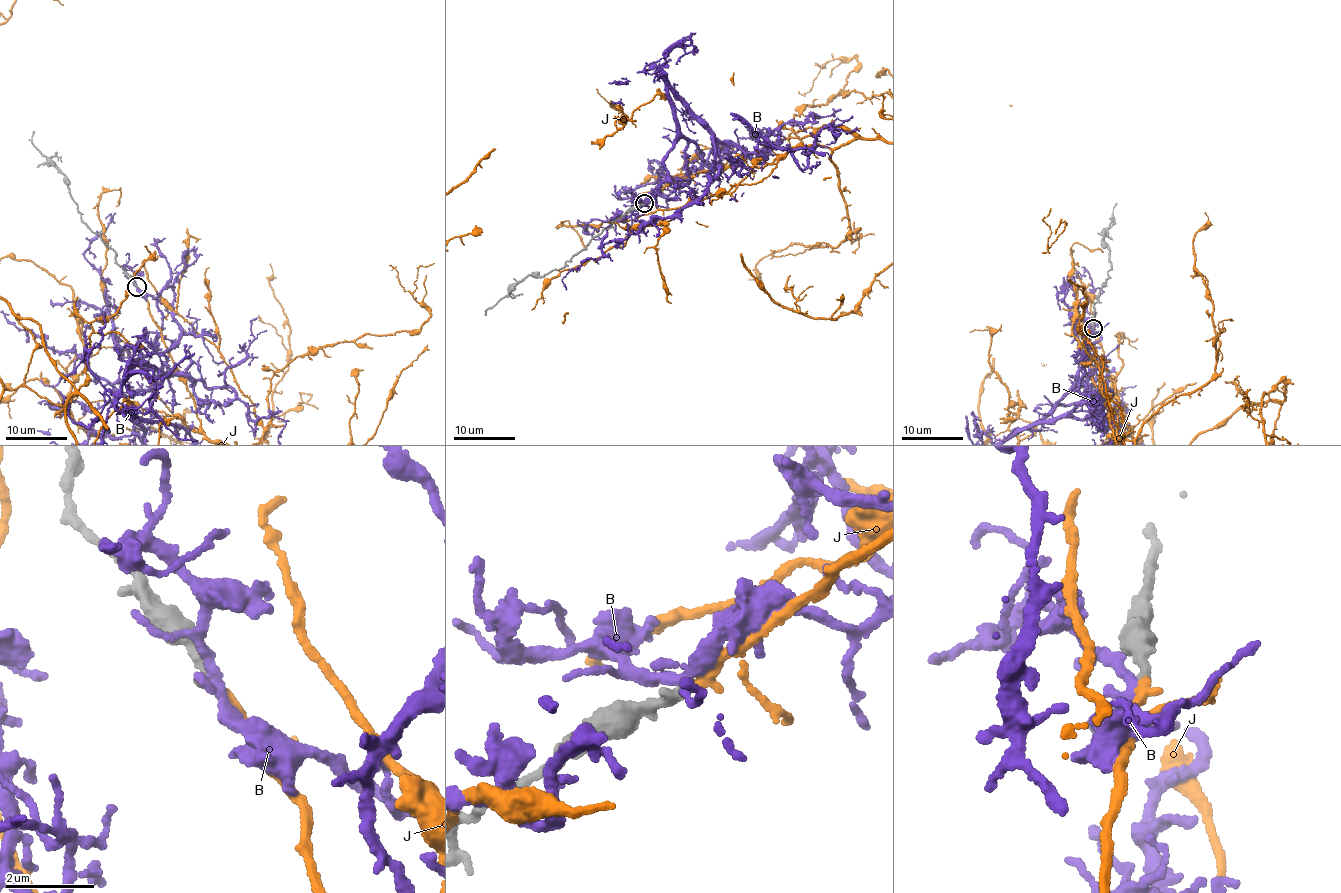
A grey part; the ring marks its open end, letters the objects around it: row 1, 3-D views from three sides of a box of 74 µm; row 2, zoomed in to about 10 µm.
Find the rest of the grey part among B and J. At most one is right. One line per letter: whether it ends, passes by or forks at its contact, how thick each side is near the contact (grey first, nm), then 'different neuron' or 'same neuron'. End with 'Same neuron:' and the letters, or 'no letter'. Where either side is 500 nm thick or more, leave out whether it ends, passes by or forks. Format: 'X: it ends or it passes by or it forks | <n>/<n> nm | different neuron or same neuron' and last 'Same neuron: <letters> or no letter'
B: it passes by | 280/260 nm | different neuron
J: it ends | 260/240 nm | same neuron
Same neuron: J

